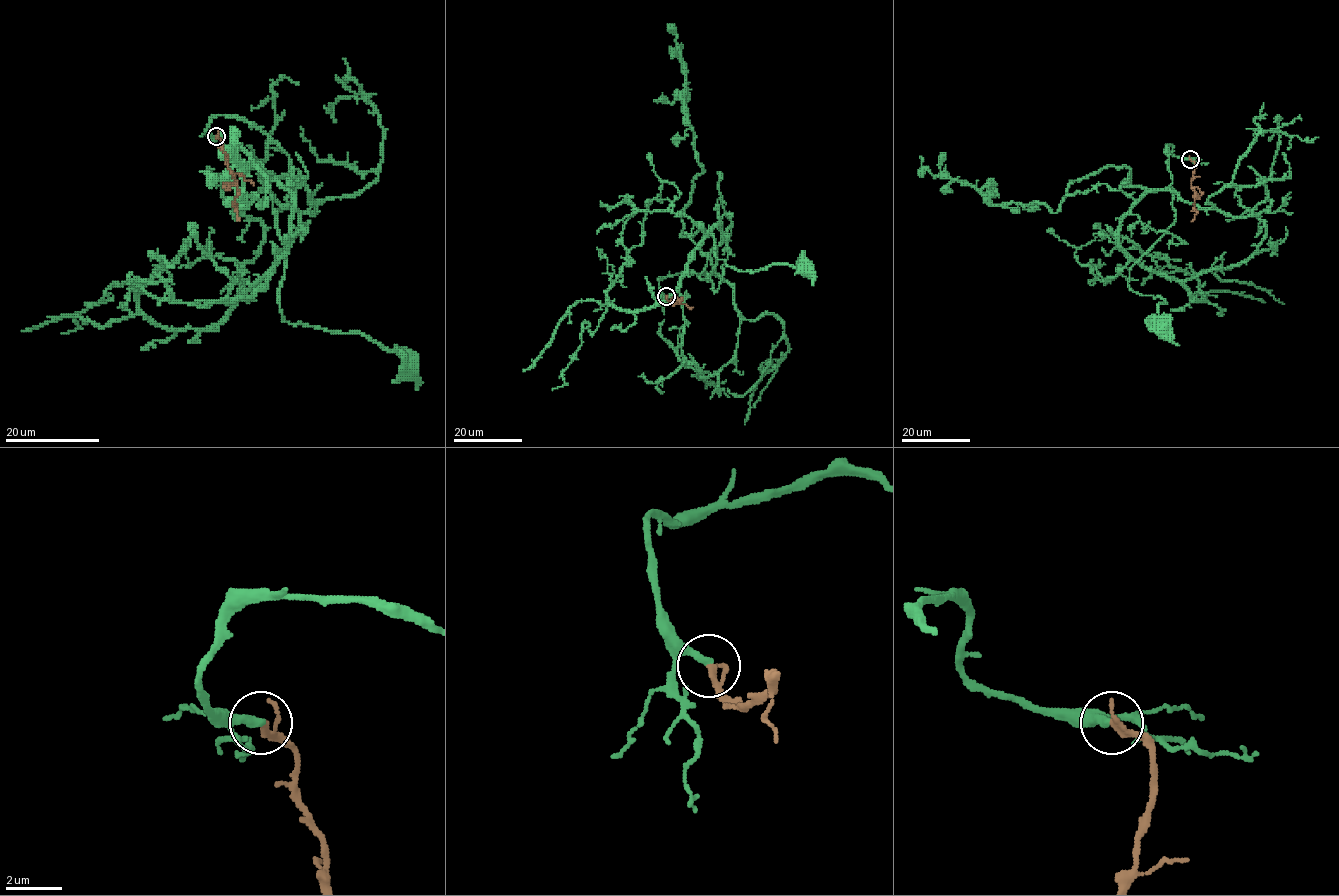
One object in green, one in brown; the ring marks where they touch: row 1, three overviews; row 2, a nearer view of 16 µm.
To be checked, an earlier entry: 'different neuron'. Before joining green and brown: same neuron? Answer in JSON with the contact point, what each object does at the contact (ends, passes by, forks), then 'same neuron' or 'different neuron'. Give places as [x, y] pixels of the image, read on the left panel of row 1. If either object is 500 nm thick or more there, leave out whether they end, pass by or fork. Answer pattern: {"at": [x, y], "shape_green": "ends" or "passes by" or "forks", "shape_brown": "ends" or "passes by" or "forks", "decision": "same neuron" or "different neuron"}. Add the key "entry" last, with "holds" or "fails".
{"at": [216, 136], "shape_green": "ends", "shape_brown": "passes by", "decision": "same neuron", "entry": "fails"}

